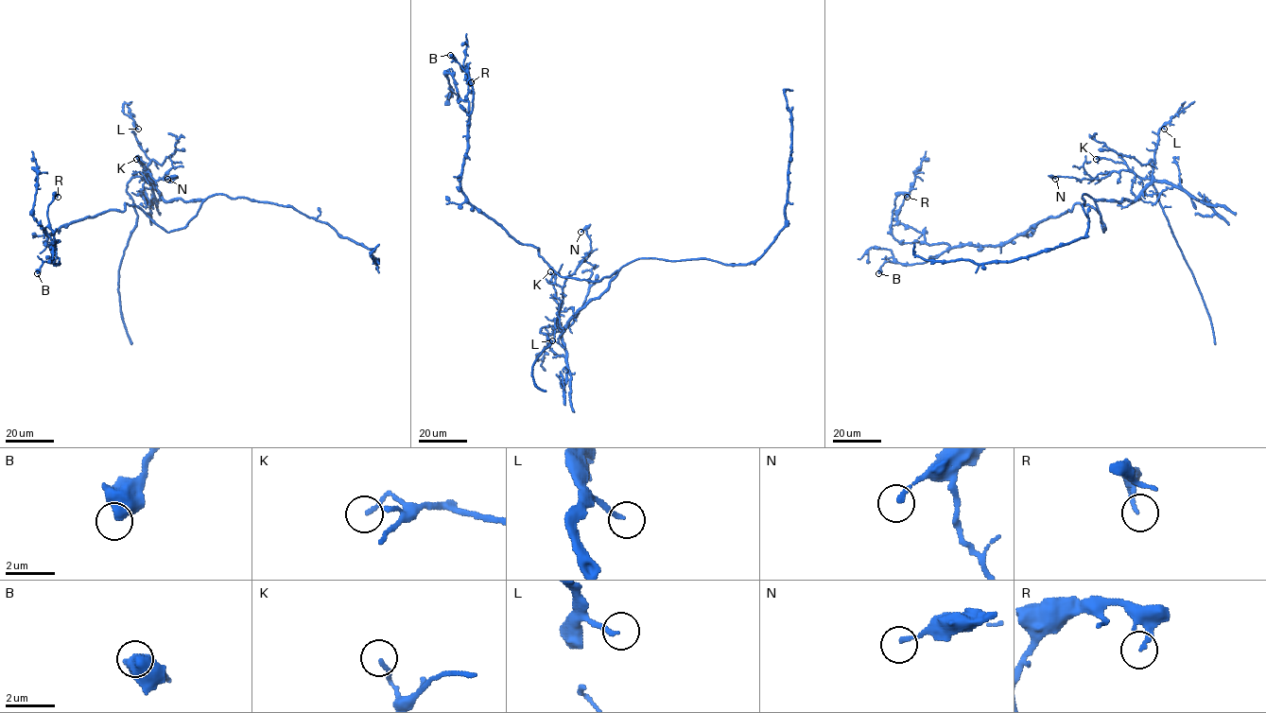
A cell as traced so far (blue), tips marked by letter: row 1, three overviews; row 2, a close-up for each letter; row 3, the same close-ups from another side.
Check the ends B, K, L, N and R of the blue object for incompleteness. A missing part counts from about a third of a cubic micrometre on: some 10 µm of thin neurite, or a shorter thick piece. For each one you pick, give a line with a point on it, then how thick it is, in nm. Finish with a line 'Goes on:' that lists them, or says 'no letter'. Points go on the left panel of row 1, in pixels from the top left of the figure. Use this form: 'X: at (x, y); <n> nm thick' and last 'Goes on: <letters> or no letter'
Goes on: no letter

